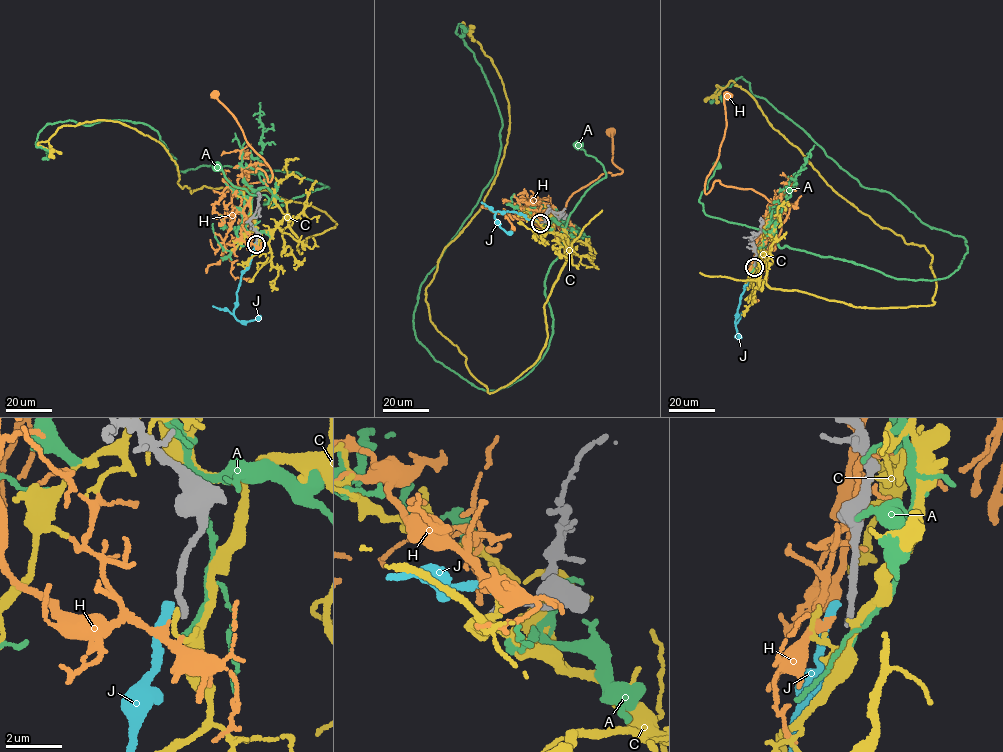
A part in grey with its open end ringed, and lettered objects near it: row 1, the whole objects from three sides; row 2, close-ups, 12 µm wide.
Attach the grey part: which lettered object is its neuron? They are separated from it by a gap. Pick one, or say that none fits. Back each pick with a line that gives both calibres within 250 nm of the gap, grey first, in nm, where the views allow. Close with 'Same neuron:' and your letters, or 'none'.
Same neuron: none

